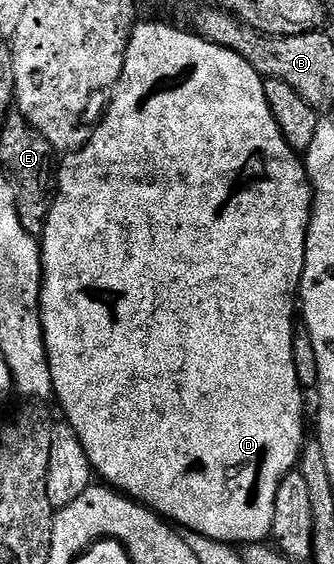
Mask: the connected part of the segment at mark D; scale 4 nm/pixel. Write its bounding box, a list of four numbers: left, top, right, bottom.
[39,21,313,547]

